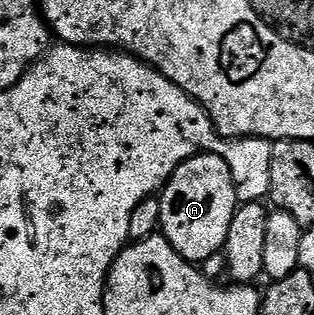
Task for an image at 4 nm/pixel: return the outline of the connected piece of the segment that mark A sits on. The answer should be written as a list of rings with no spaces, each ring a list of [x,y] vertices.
[[[201,152],[199,156],[182,162],[164,185],[158,199],[162,206],[160,232],[183,260],[200,266],[203,260],[223,249],[238,201],[230,166],[226,166],[222,158]]]

